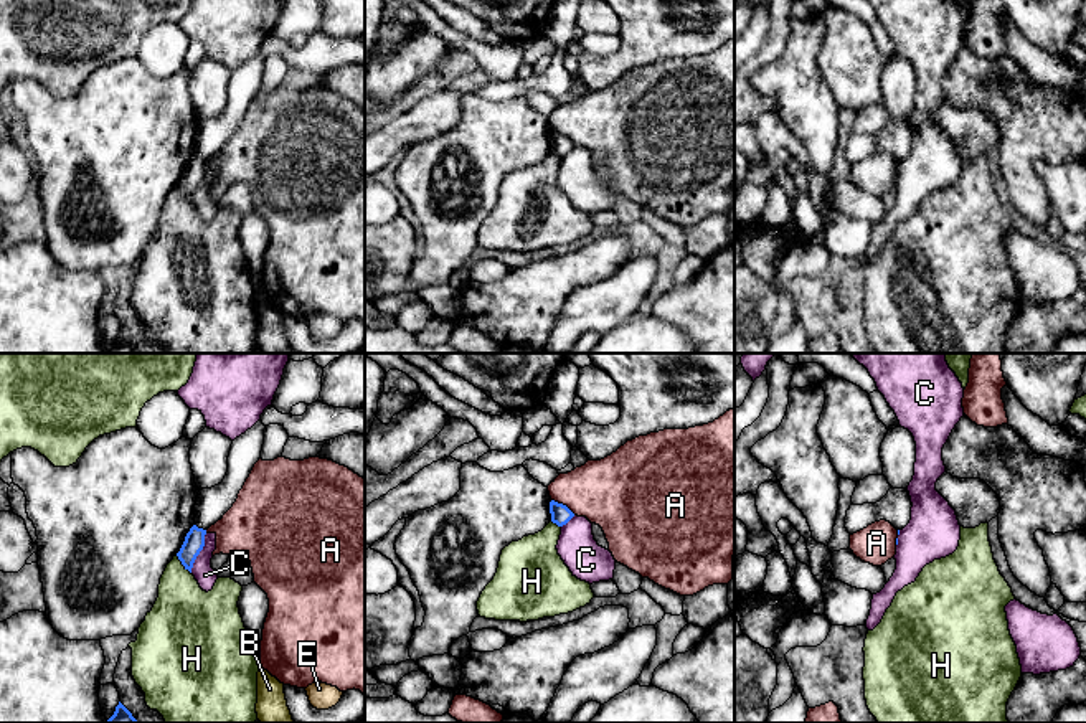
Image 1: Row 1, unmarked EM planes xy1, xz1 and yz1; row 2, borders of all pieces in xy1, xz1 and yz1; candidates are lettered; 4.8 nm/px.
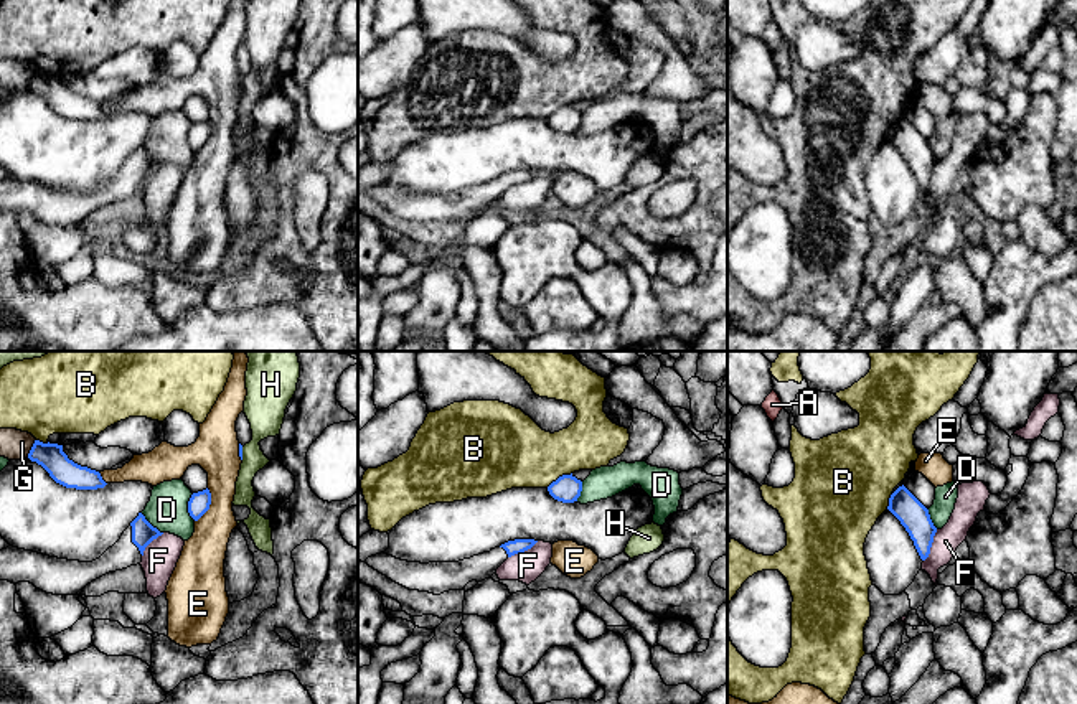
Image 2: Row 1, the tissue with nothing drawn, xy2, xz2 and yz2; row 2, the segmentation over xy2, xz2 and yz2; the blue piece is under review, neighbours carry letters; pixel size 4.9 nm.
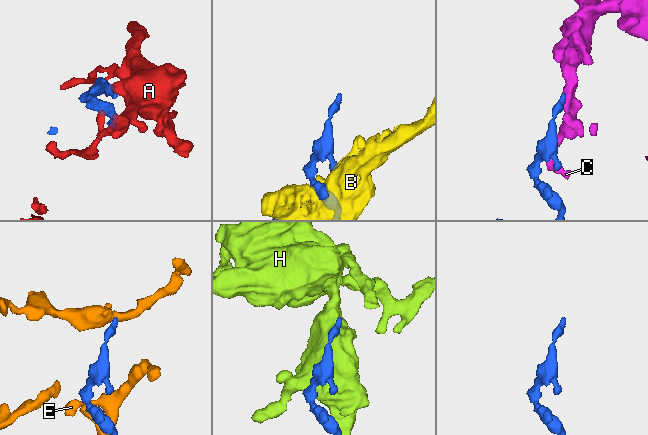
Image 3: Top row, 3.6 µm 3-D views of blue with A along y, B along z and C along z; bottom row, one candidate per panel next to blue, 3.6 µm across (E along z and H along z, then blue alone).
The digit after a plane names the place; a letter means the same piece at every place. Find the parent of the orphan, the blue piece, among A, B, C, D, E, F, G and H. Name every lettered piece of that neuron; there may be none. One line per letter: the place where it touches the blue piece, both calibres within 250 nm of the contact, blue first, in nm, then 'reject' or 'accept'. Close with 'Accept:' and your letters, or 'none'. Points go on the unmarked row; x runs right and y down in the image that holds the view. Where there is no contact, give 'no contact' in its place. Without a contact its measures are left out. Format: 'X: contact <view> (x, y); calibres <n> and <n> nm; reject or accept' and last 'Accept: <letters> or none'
A: contact xz1 (561, 134); calibres 100 and 340 nm; reject
B: contact xz2 (559, 107); calibres 140 and 360 nm; reject
C: contact xy1 (198, 184); calibres 100 and 100 nm; reject
D: contact xy2 (188, 137); calibres 100 and 200 nm; reject
E: contact xy2 (210, 134); calibres 100 and 200 nm; reject
F: contact yz2 (931, 177); calibres 150 and 130 nm; reject
G: contact xy2 (32, 78); calibres 130 and 140 nm; reject
H: contact xy1 (182, 193); calibres 100 and 300 nm; reject
Accept: none

